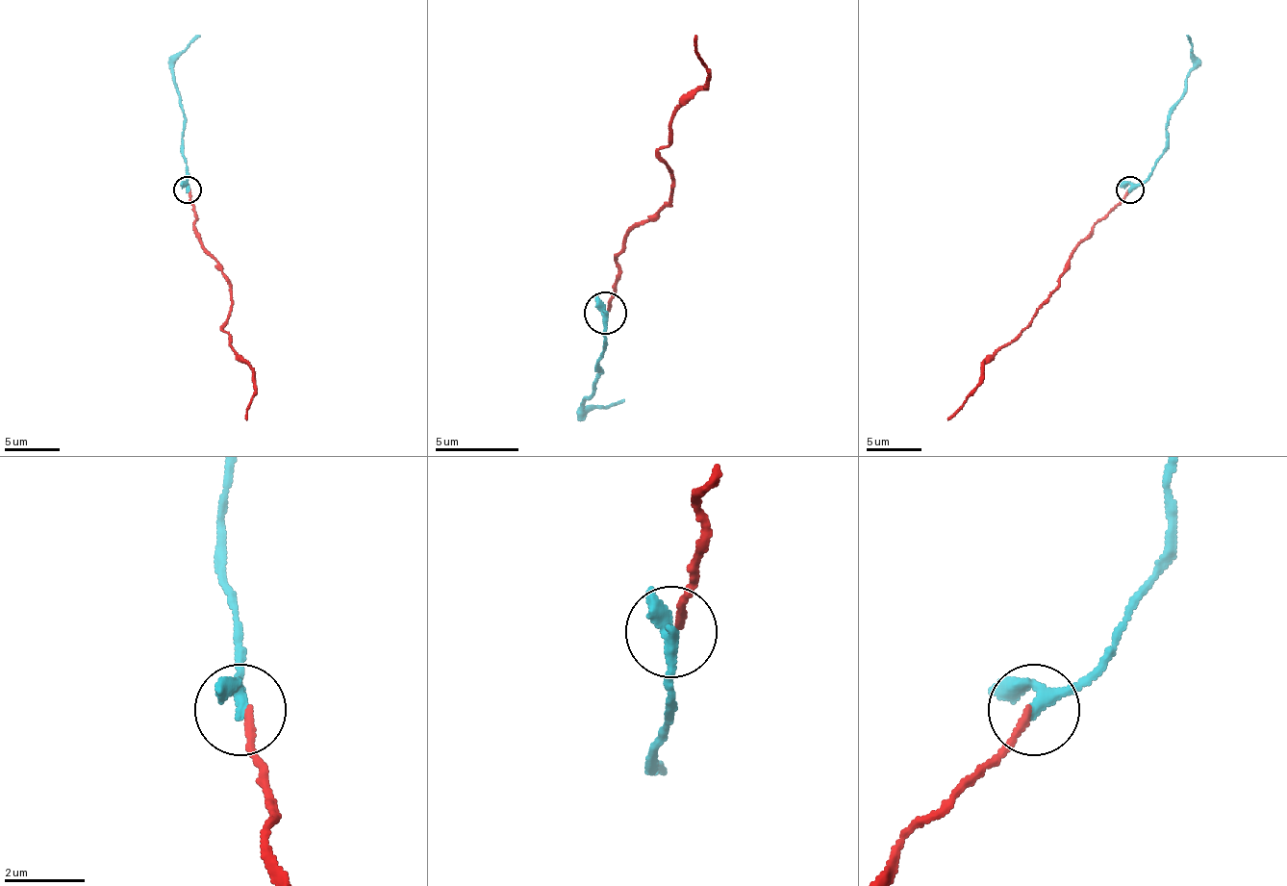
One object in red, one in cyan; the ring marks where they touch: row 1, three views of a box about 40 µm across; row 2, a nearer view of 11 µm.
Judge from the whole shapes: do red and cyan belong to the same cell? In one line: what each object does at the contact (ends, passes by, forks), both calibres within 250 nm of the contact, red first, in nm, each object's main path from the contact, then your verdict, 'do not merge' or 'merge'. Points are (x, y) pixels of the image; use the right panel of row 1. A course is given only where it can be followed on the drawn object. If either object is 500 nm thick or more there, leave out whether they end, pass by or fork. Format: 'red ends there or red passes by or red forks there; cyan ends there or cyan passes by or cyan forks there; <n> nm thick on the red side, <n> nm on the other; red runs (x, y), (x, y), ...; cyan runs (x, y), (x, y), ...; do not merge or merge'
red ends there; cyan passes by; 170 nm thick on the red side, 260 nm on the other; red runs (1129, 190), (1079, 245), (1054, 292), (980, 372), (980, 384), (947, 419); cyan runs (1129, 190), (1148, 176), (1162, 152), (1168, 111), (1184, 91), (1193, 66), (1193, 44), (1187, 36); merge

